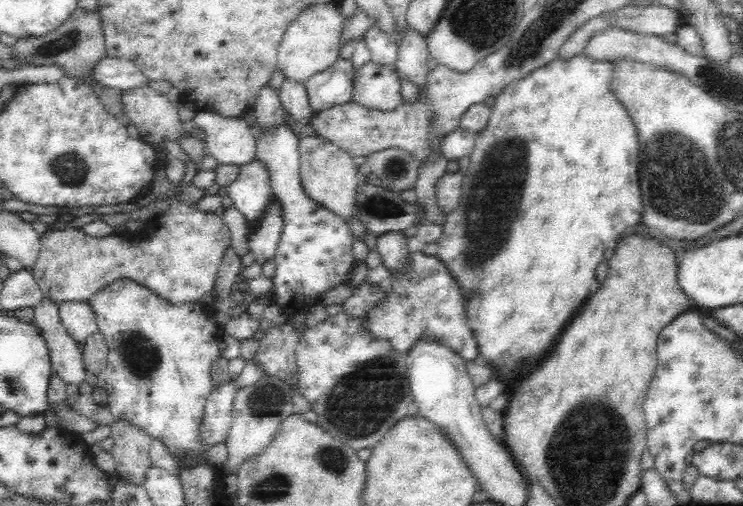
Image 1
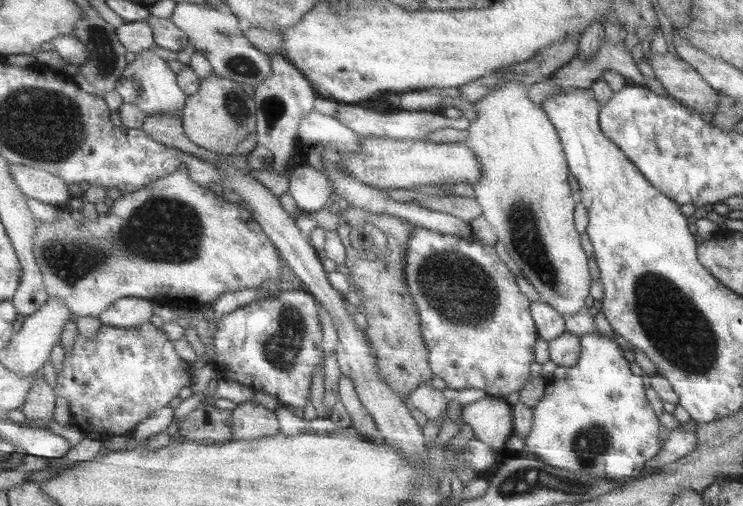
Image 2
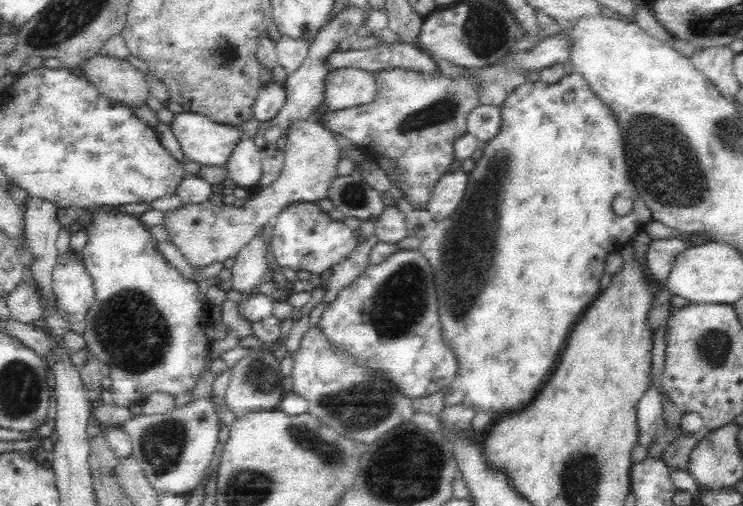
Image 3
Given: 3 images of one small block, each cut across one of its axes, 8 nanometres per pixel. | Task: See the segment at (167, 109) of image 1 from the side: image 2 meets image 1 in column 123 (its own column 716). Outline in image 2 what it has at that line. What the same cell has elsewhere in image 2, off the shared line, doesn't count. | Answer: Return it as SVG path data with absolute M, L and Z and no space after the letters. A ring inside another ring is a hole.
M667 52L666 55L651 53L649 64L655 72L655 78L663 84L670 96L678 99L682 104L694 109L694 111L698 111L698 113L708 118L711 118L712 114L716 113L720 93L714 90L714 88L703 79L703 76L700 76L700 73L685 60L669 52Z

